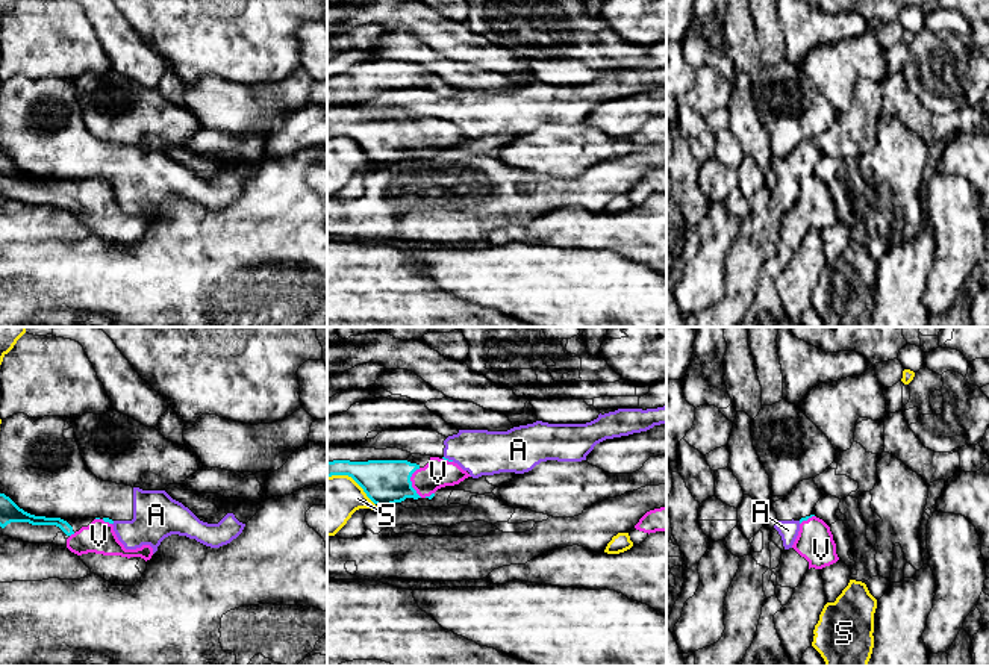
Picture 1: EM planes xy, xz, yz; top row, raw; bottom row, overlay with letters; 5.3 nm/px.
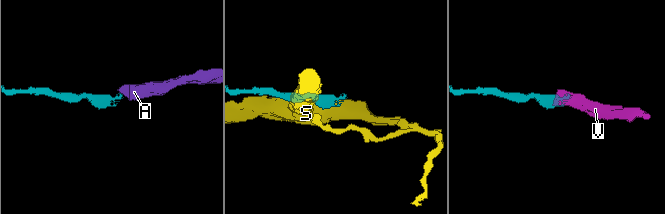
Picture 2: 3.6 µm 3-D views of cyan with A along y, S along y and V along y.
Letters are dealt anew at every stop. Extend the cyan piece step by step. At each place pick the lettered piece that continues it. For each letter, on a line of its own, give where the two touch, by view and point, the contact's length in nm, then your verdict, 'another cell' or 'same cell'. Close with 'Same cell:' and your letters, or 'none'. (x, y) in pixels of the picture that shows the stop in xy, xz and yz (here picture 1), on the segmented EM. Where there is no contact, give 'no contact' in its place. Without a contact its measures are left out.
A: meets cyan in xz at (447, 459); contact 60 nm long; another cell
S: meets cyan in xz at (353, 479); contact 300 nm long; another cell
V: meets cyan in xz at (411, 483); contact 160 nm long; same cell
Same cell: V

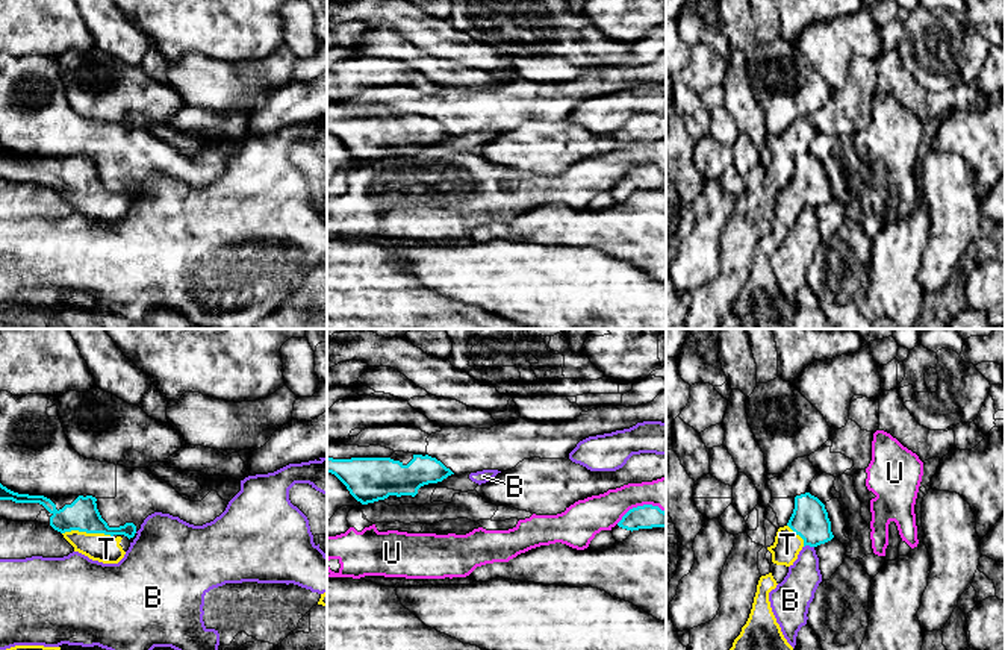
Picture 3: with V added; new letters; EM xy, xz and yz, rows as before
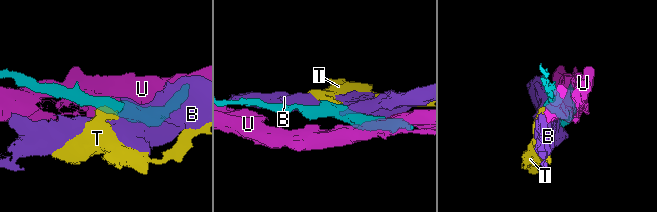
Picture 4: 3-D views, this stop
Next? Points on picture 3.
B: meets cyan in yz at (808, 544); contact 60 nm long; another cell
T: meets cyan in xy at (88, 532); contact 280 nm long; same cell
U: meets cyan in xz at (640, 506); contact 280 nm long; another cell
Same cell: T

